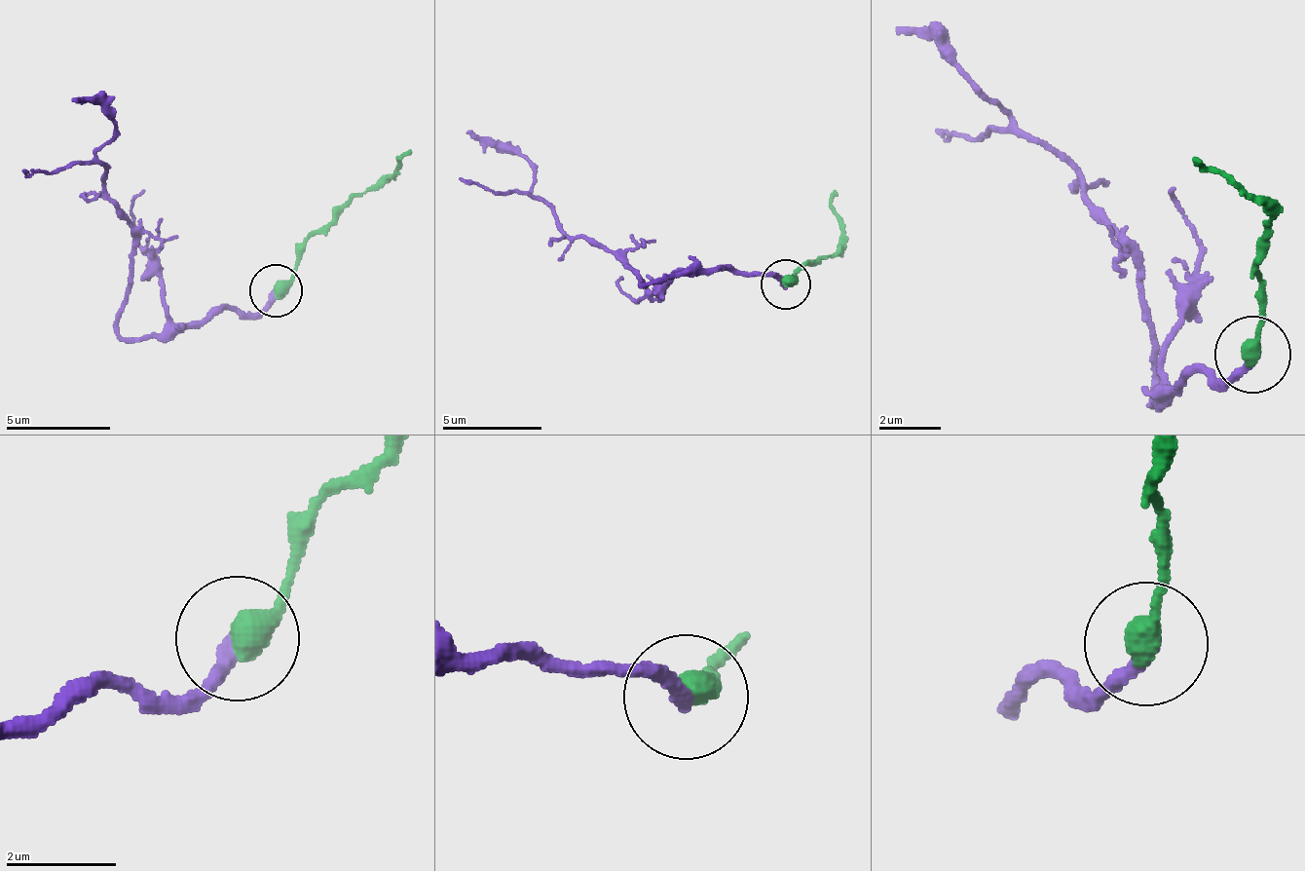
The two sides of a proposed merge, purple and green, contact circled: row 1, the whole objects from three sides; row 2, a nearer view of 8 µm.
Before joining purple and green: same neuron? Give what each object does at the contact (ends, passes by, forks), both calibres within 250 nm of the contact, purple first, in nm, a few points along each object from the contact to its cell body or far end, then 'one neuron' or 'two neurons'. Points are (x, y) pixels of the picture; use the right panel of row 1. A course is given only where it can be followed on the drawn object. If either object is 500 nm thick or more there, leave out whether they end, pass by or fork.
260/500 nm | purple via (1251, 356), (1220, 384), (1188, 372), (1158, 397), (1153, 394), (1137, 249), (1081, 178), (928, 39), (897, 29) | green via (1251, 356), (1265, 289), (1255, 269), (1273, 220), (1195, 155) | two neurons

